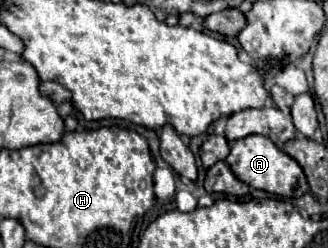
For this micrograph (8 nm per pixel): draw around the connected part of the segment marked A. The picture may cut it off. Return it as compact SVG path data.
M252 134L246 138L234 140L230 146L230 154L228 154L226 162L230 164L232 172L252 188L266 190L270 194L278 194L282 198L298 198L310 190L308 182L306 182L306 174L300 168L300 164L292 156L282 152L268 136Z

